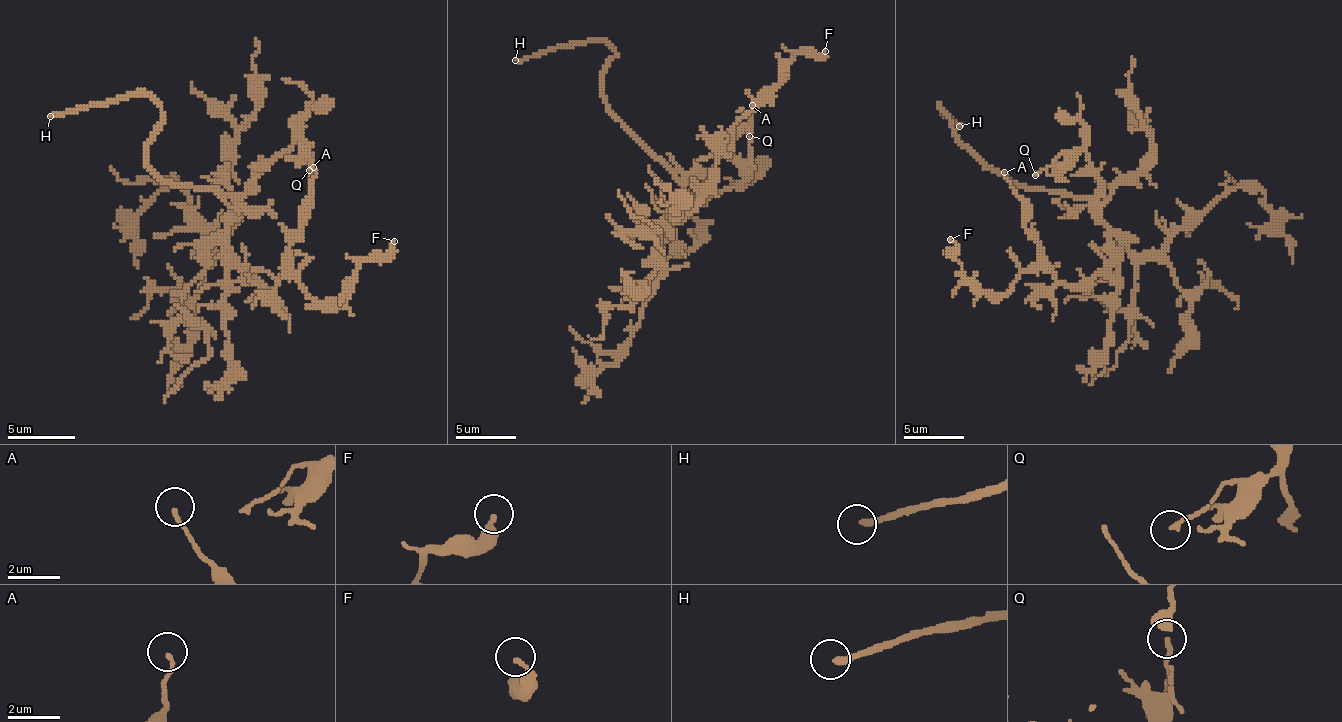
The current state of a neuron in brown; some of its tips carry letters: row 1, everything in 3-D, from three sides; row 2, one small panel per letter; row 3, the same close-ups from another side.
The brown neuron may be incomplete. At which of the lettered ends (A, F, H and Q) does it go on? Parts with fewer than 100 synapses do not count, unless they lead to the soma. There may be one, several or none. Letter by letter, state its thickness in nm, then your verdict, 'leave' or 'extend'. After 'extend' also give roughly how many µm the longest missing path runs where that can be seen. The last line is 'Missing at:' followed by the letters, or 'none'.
A: calibre 130 nm; leave
F: calibre 220 nm; leave
H: calibre 220 nm; extend; missing 6 µm
Q: calibre 120 nm; leave
Missing at: H

